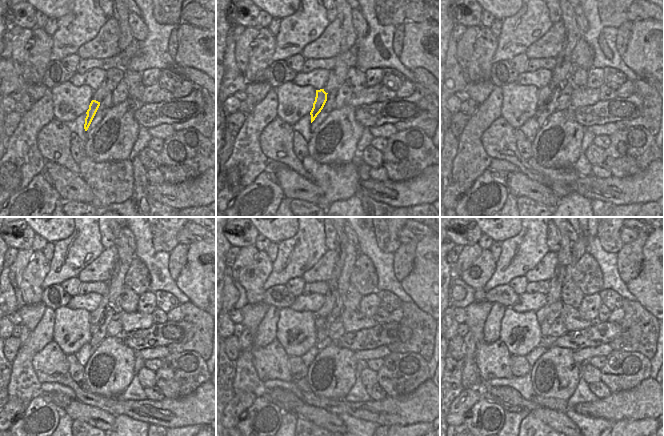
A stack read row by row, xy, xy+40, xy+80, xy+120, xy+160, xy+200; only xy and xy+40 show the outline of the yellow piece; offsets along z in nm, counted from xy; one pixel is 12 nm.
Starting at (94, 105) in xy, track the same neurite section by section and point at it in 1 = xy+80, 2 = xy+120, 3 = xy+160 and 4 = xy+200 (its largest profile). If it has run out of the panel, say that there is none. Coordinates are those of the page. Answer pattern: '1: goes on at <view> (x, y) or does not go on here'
1: goes on at xy+80 (544, 95)
2: goes on at xy+120 (95, 318)
3: goes on at xy+160 (332, 297)
4: goes on at xy+200 (564, 256)

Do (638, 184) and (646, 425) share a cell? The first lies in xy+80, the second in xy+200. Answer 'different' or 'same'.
different

